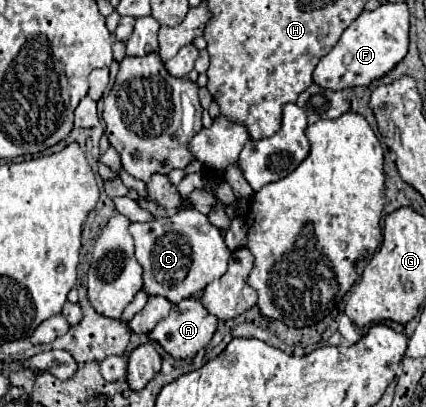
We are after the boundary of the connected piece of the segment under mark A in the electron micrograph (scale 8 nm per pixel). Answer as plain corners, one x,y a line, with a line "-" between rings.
193,295
189,299
183,299
183,301
175,303
169,317
165,317
149,333
149,337
155,339
169,355
173,355
177,359
187,359
187,357
195,357
197,351
201,351
211,341
211,337
217,329
217,323
219,323
219,319
205,309
205,305
201,303
201,299
197,295

